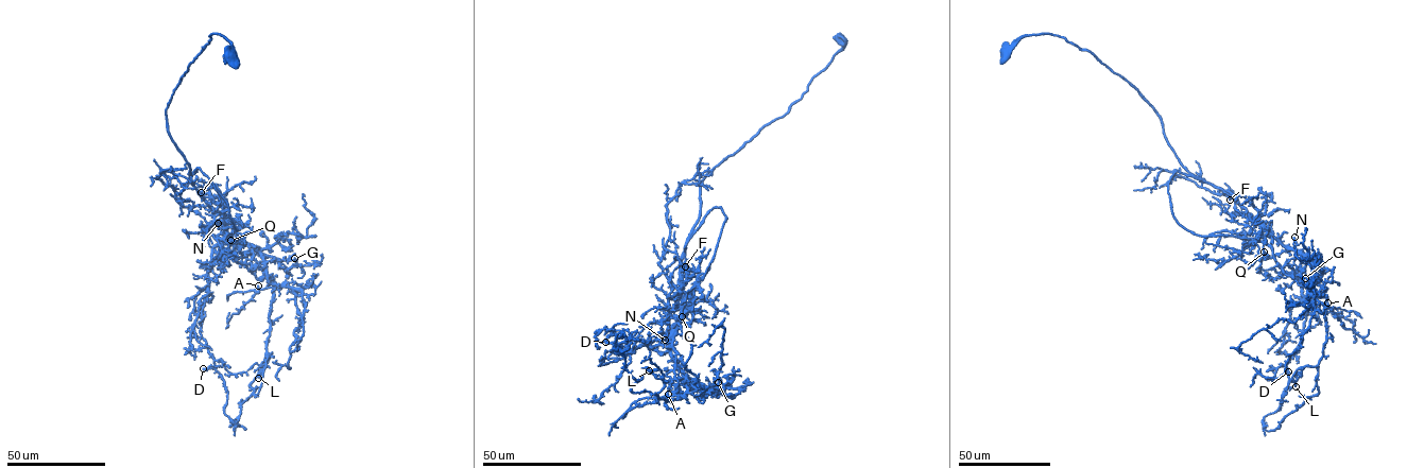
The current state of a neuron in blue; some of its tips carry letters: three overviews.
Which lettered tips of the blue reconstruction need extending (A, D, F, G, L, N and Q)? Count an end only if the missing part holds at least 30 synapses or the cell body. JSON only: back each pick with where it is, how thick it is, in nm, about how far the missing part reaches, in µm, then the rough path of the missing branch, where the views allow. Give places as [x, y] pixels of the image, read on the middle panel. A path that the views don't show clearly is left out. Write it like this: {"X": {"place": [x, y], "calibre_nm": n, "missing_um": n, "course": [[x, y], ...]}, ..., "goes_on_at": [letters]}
{"G": {"place": [718, 382], "calibre_nm": 220, "missing_um": 20, "course": [[718, 382], [721, 365], [727, 360], [735, 360]]}, "N": {"place": [665, 340], "calibre_nm": 380, "missing_um": 10}, "goes_on_at": ["G", "N"]}

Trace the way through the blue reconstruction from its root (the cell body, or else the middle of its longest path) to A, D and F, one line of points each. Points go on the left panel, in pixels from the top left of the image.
A: (232, 57), (224, 36), (210, 35), (168, 105), (167, 131), (225, 235), (259, 253), (275, 283), (258, 286)
D: (232, 57), (210, 35), (166, 110), (191, 184), (228, 235), (212, 248), (200, 333), (215, 365), (203, 368)
F: (232, 57), (224, 36), (210, 35), (166, 110), (191, 184), (211, 207), (222, 203), (217, 185), (201, 192)

